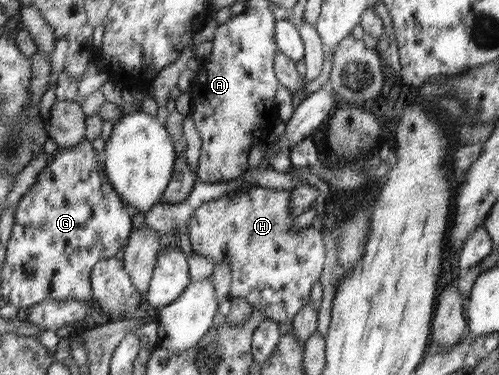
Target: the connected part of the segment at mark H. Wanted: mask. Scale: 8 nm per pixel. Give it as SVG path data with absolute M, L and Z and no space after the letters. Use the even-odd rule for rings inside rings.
M251 186L236 197L224 196L200 205L187 224L192 251L212 258L215 267L222 260L228 260L232 275L230 301L242 297L253 308L262 308L266 319L279 324L293 321L304 309L310 289L318 281L324 265L320 229L306 227L294 232L294 217L290 191Z

